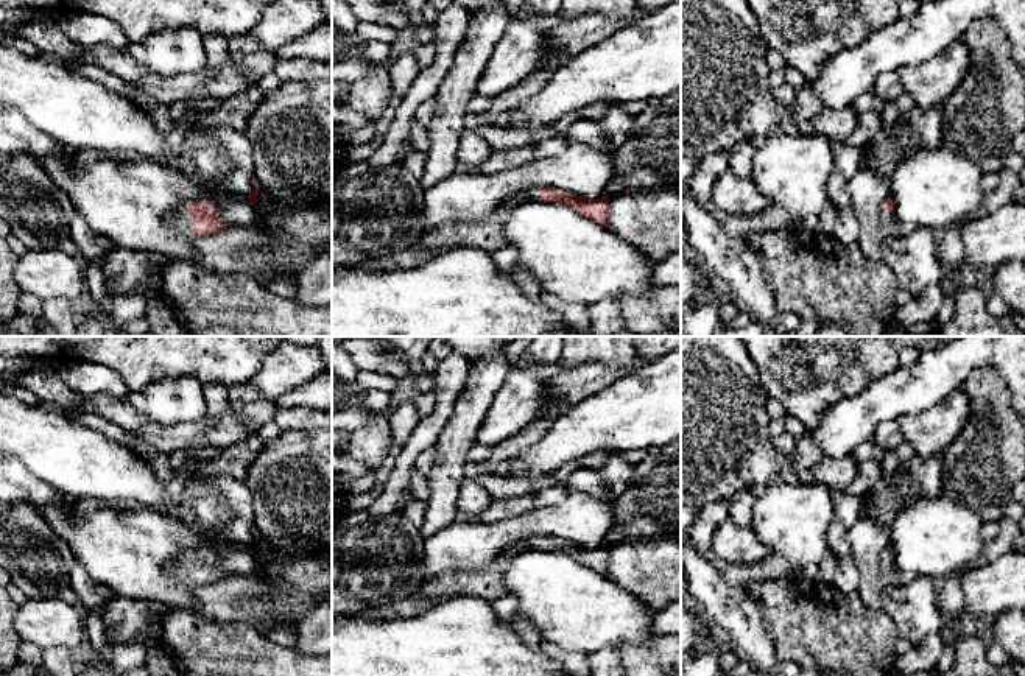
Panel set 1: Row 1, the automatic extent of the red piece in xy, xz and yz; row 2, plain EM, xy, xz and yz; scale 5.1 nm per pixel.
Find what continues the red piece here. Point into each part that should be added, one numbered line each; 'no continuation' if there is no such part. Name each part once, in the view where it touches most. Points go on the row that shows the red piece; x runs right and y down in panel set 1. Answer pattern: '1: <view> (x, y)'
1: xy (181, 220)

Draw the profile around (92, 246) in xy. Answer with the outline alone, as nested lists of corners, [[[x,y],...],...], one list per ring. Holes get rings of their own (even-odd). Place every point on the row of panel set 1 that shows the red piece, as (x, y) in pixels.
[[[75,212],[75,217],[69,227],[69,235],[76,245],[81,260],[84,265],[92,263],[106,257],[114,245],[106,238],[98,235],[84,220],[81,213]]]

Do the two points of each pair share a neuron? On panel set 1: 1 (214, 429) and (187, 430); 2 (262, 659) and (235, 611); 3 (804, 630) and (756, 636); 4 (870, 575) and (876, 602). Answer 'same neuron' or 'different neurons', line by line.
1: same neuron
2: different neurons
3: different neurons
4: same neuron

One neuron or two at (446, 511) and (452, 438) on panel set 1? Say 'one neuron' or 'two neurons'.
one neuron

